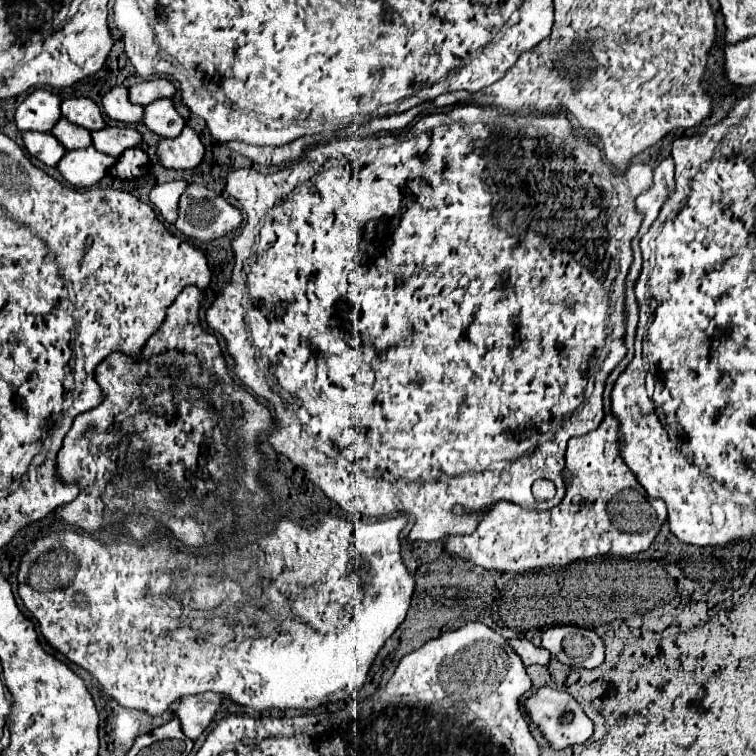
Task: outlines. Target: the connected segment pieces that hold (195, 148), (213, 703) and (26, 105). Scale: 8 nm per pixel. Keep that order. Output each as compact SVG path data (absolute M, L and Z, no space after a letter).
M186 126L180 136L164 138L158 144L158 156L166 168L196 168L204 156L204 144L198 134Z
M204 692L204 694L196 694L196 696L186 696L180 702L178 708L178 718L182 722L182 730L186 732L188 738L196 740L214 720L216 712L222 706L224 696L214 694L214 692Z
M34 90L16 110L16 126L22 132L50 132L62 118L62 100L48 90Z

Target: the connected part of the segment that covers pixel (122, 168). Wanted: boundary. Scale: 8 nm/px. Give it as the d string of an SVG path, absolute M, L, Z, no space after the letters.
M130 148L126 150L114 168L110 168L112 176L118 176L122 180L132 180L132 178L142 178L148 174L148 154L140 148Z

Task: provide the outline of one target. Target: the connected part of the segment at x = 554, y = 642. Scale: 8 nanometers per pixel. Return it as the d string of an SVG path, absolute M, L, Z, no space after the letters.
M554 626L542 634L542 646L572 668L596 668L604 662L604 640L590 628Z

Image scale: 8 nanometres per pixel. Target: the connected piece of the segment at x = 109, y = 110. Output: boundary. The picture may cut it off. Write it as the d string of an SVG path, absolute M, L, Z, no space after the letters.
M116 86L110 92L106 92L102 98L102 104L104 104L104 112L112 120L136 124L144 118L144 106L132 104L128 100L128 88L126 86Z

